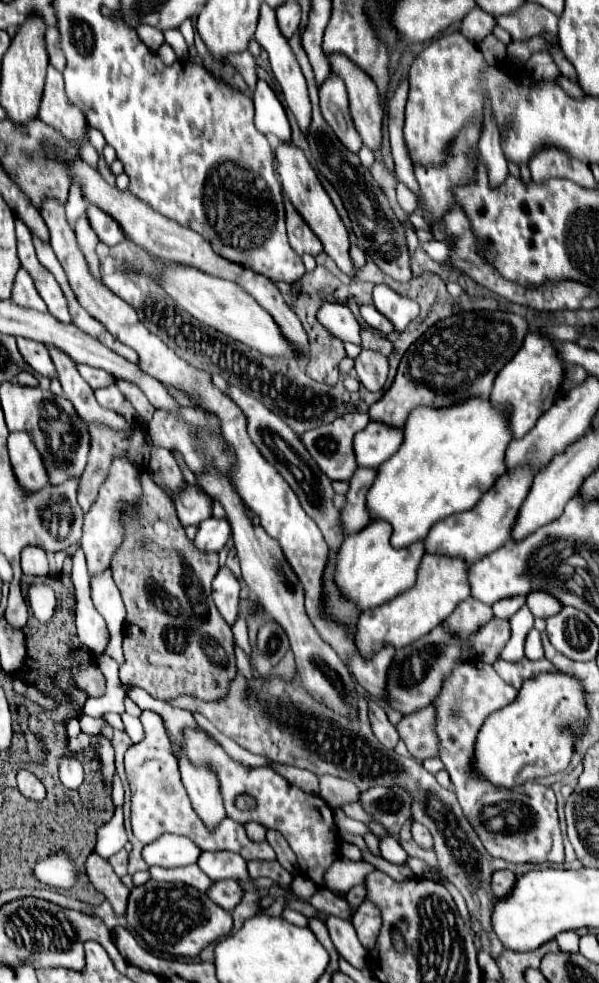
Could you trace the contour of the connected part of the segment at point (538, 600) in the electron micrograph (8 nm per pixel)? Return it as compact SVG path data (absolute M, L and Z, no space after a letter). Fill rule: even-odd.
M543 591L529 593L527 595L527 607L531 609L531 613L535 617L543 617L543 619L553 617L561 609L559 601L555 601L555 597L551 597L551 593L543 593Z

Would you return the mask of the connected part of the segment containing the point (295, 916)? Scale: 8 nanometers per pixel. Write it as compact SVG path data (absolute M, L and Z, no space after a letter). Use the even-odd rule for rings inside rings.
M286 908L283 913L282 916L290 923L300 926L300 927L307 927L308 926L308 918L306 918L304 915L302 915L301 913Z

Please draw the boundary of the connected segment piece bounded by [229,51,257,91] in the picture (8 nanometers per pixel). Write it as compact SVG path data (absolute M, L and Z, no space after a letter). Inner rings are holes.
M243 51L239 55L233 55L231 59L231 65L243 75L243 79L247 81L247 85L251 87L251 91L255 89L257 85L257 71L255 71L255 61L253 61L253 55L249 51Z

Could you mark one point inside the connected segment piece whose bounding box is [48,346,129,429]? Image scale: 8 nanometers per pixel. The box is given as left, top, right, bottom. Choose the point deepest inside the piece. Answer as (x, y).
(76, 390)

